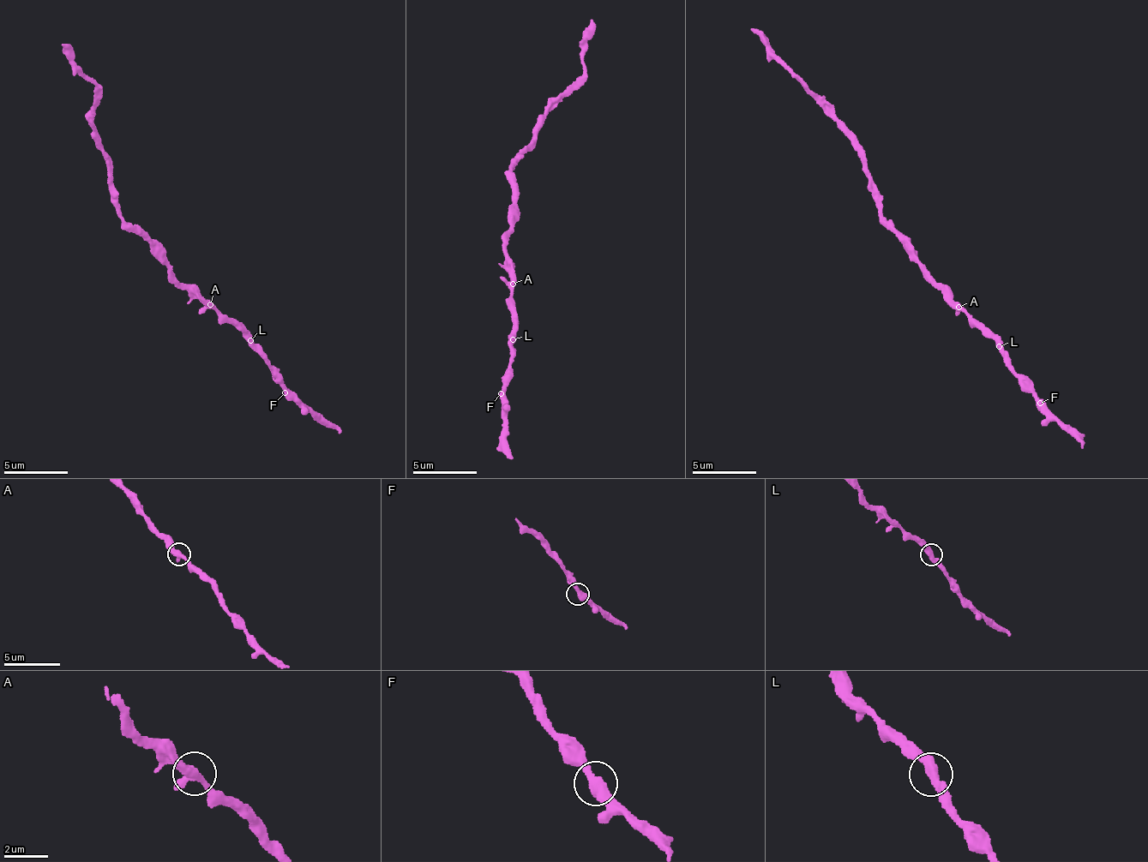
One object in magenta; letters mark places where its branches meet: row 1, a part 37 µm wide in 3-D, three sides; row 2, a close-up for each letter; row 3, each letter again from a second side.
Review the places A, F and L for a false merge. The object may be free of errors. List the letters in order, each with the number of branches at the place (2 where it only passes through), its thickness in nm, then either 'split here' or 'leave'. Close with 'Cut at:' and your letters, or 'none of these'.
A: 2 branches meet; 440 nm thick; leave
F: 2 branches meet; 420 nm thick; leave
L: 2 branches meet; 440 nm thick; leave
Cut at: none of these

